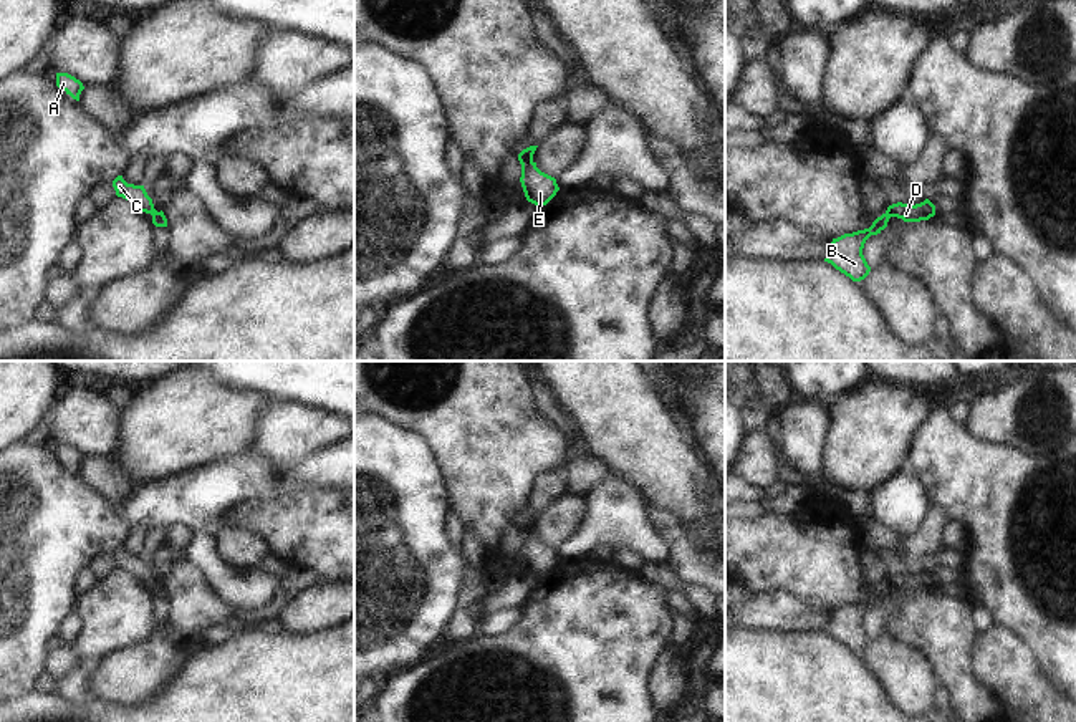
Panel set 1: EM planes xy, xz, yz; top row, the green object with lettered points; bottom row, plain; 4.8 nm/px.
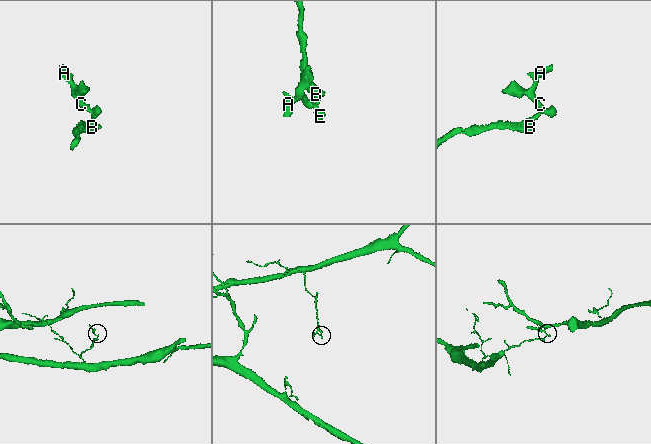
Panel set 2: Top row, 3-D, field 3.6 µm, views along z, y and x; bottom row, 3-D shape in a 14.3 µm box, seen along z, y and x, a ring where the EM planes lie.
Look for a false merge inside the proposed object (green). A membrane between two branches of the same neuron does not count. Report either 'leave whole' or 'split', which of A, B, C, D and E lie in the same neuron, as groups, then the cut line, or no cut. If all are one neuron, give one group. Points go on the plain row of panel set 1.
split | A C D E / B | xy (158, 583), (153, 588)

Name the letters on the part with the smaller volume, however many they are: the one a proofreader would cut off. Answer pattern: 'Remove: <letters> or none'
Remove: A, C, D, E

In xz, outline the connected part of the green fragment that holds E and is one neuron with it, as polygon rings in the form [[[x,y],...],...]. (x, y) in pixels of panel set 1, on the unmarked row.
[[[525,520],[518,525],[521,535],[521,558],[528,573],[543,578],[546,576],[560,561],[556,550],[541,543]]]

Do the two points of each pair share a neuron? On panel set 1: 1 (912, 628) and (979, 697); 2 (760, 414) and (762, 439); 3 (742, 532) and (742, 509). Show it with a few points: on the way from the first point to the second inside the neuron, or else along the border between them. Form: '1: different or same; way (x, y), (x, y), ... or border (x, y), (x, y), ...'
1: same; way (931, 644), (954, 668), (960, 679)
2: different; border (772, 429), (745, 434)
3: different; border (763, 509), (755, 517), (742, 520)

